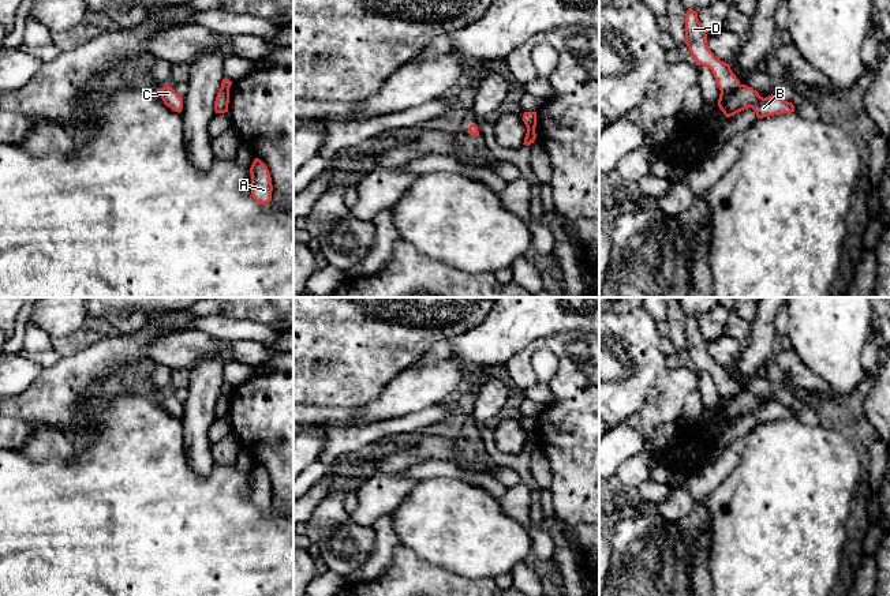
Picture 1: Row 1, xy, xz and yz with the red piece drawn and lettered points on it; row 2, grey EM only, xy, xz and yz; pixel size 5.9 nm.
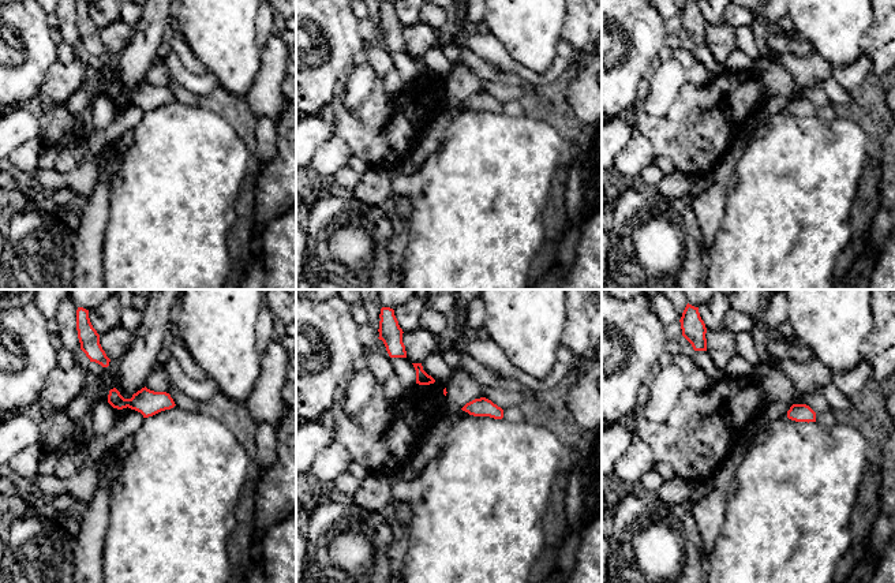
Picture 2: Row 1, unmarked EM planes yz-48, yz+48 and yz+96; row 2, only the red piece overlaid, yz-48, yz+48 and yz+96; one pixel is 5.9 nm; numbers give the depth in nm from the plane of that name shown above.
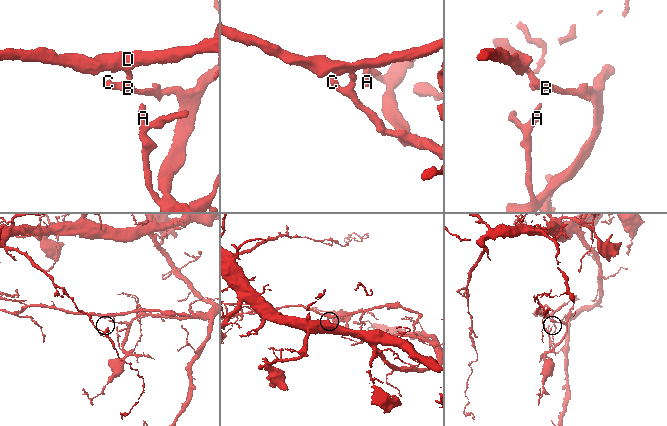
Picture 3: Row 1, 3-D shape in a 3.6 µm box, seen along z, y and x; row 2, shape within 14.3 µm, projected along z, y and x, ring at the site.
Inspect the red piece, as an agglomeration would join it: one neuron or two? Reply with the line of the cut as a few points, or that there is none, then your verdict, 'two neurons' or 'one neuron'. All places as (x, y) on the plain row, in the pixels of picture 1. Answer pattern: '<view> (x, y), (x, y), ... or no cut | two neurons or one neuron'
yz (740, 390), (721, 398) | two neurons

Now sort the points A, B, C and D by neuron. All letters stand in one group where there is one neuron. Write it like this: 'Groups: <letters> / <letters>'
Groups: A B C / D

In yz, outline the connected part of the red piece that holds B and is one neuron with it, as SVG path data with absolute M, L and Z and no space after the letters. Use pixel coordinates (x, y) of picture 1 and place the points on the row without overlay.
M740 390L730 398L721 398L718 412L726 423L747 413L752 413L756 417L758 424L794 417L792 408L773 400L763 404L756 396L745 390Z

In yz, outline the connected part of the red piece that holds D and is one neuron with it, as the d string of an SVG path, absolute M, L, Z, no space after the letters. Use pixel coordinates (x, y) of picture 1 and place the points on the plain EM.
M688 315L685 319L685 349L696 366L696 371L711 375L721 398L730 398L740 391L740 386L732 378L730 371L718 366L707 351L707 340L702 334L698 318Z

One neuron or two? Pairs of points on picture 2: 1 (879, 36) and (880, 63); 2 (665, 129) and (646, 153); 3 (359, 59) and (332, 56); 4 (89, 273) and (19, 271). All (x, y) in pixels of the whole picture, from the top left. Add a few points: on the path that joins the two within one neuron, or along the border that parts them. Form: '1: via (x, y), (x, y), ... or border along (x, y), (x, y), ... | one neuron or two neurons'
1: via (880, 43), (880, 56) | one neuron
2: border along (635, 126), (654, 146), (655, 154) | two neurons
3: border along (363, 47), (355, 53), (351, 67) | two neurons
4: border along (71, 269), (72, 273) | two neurons

